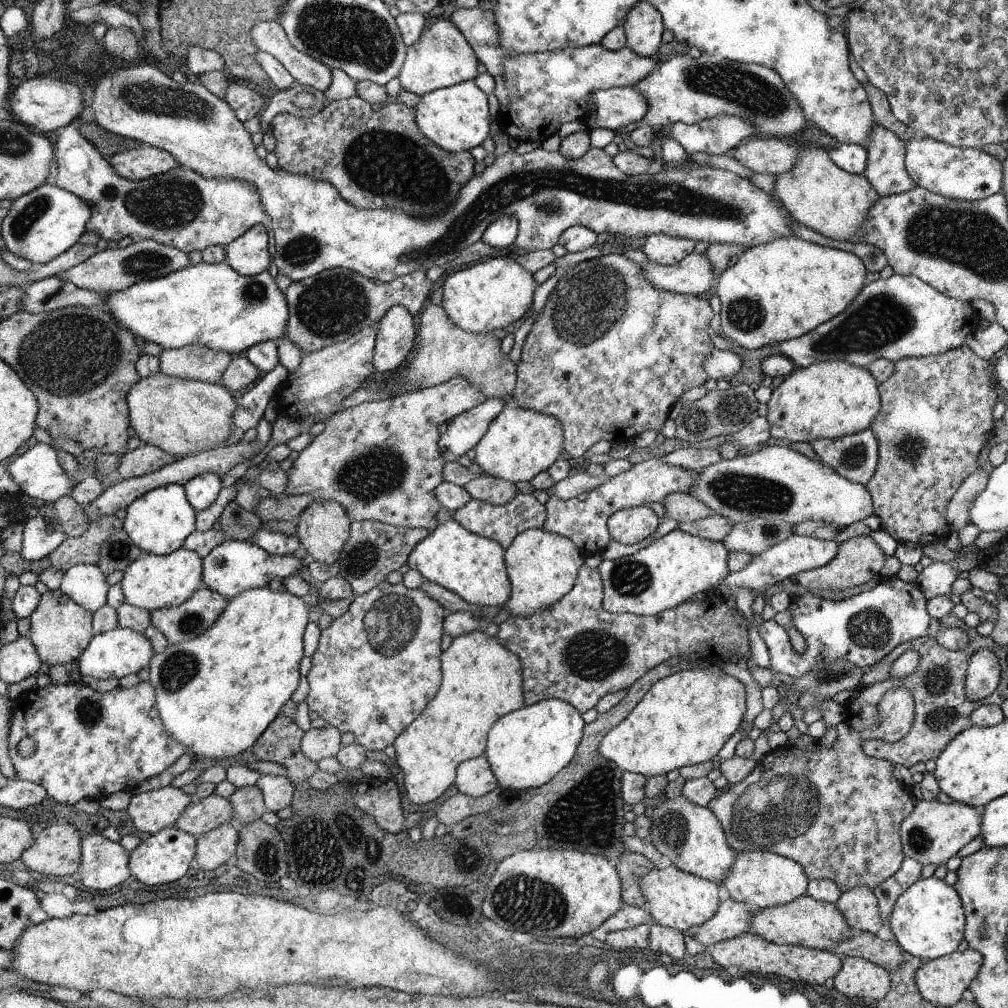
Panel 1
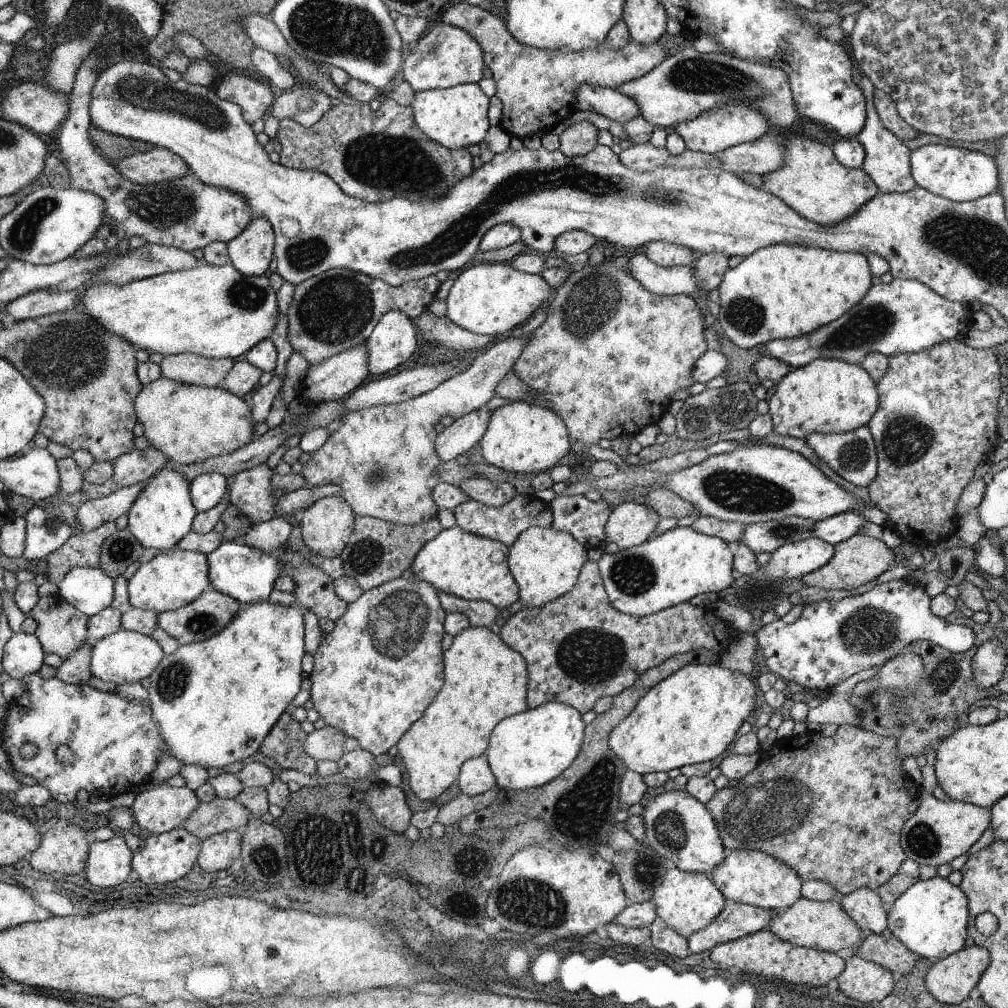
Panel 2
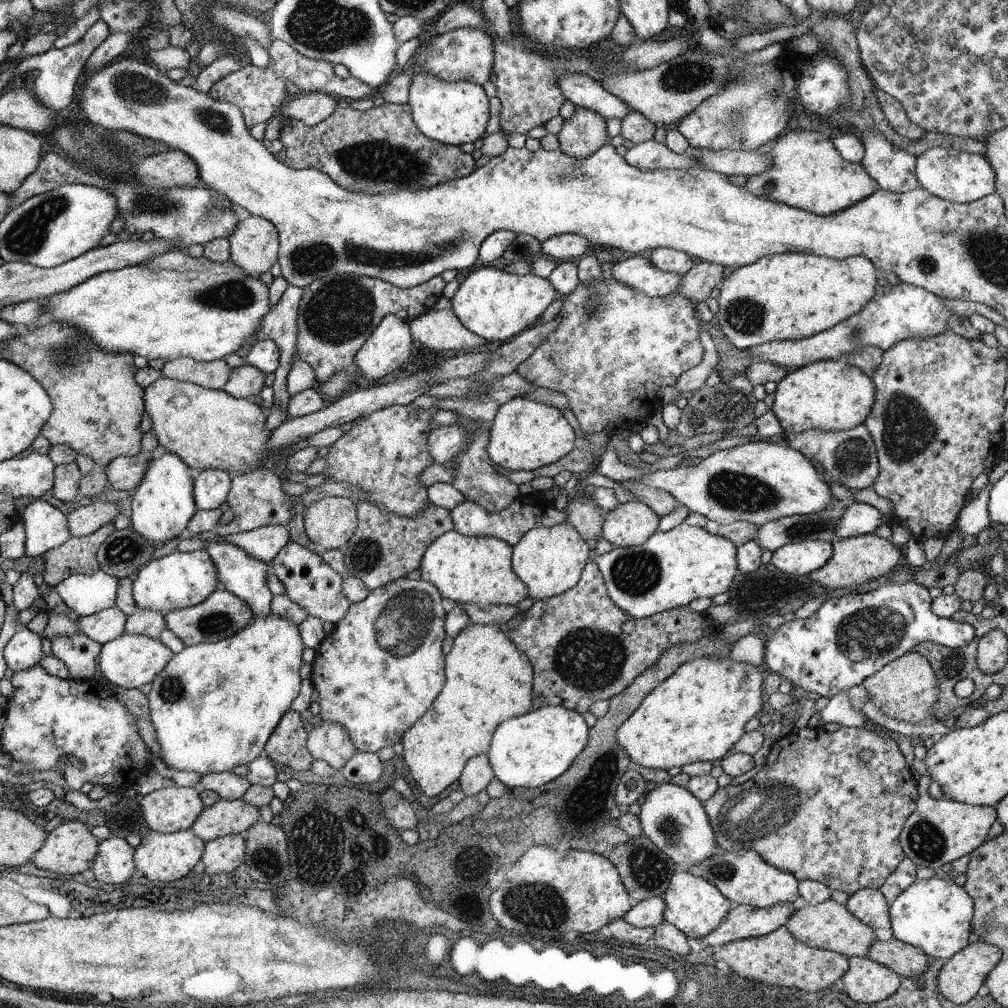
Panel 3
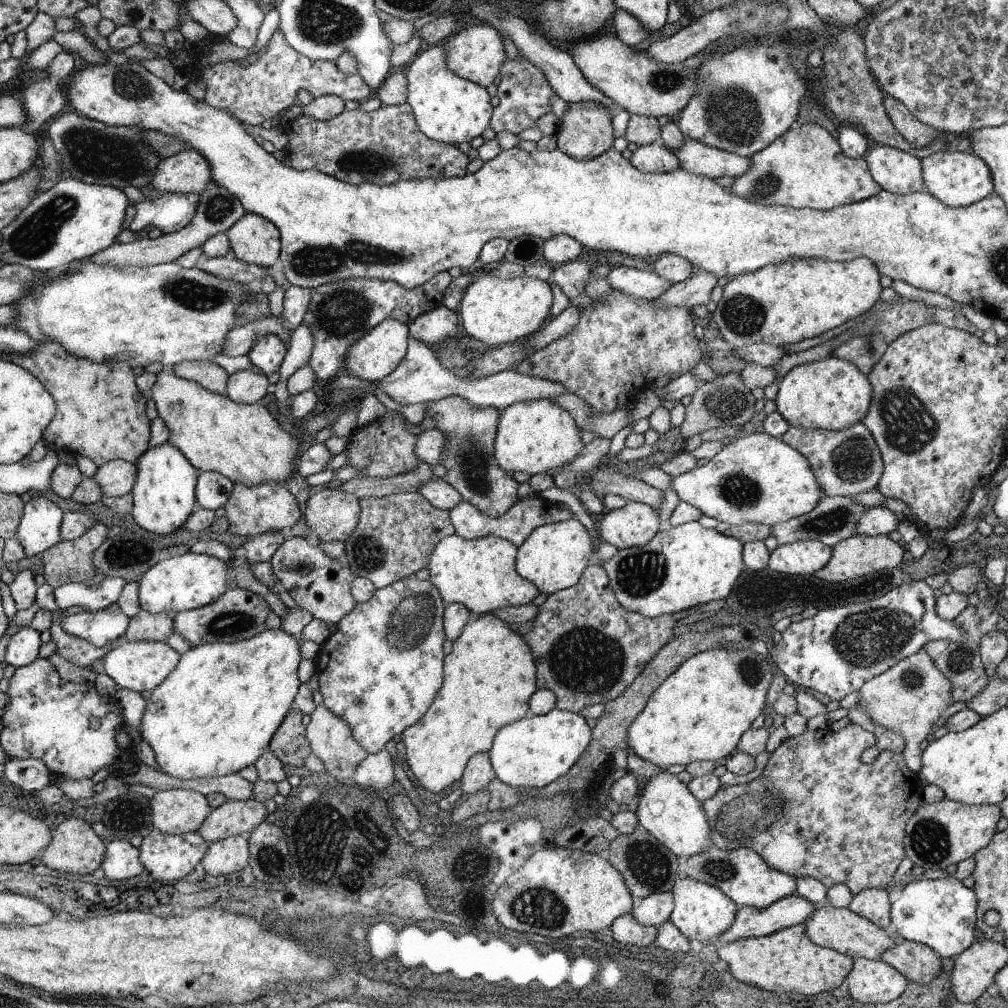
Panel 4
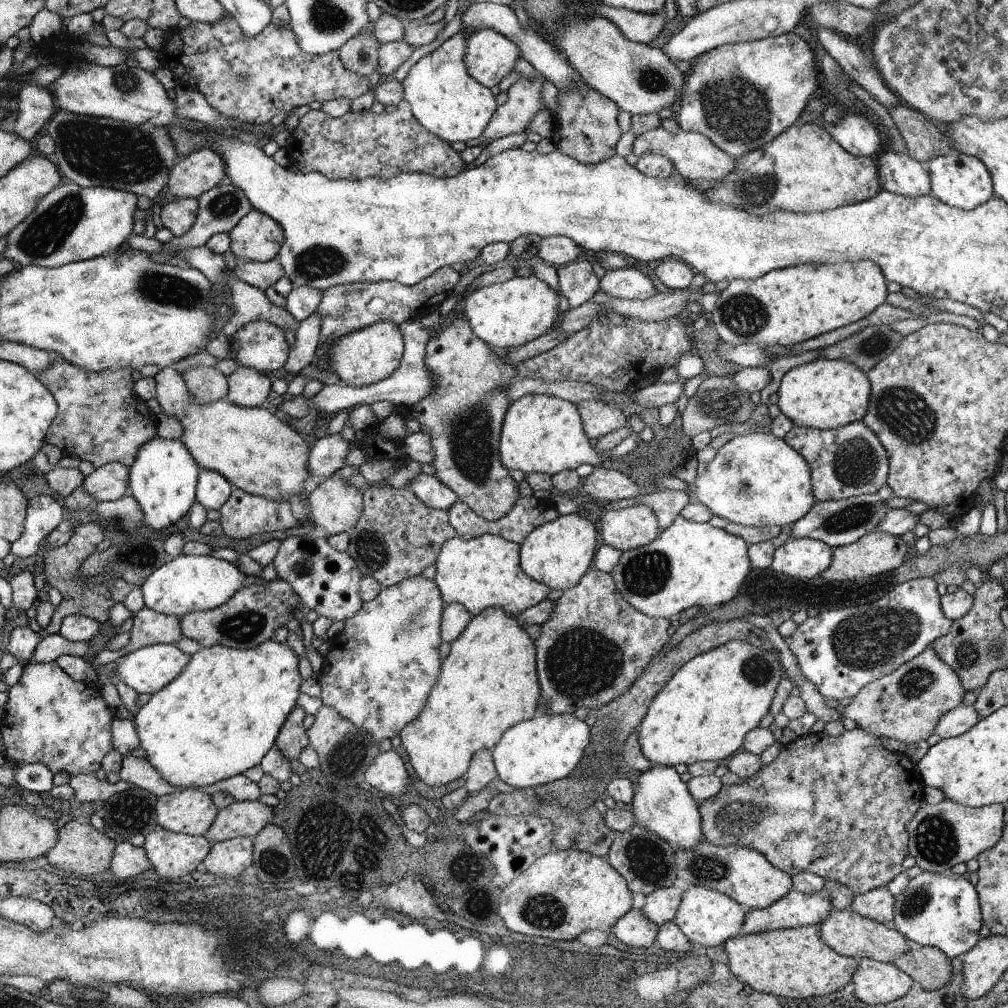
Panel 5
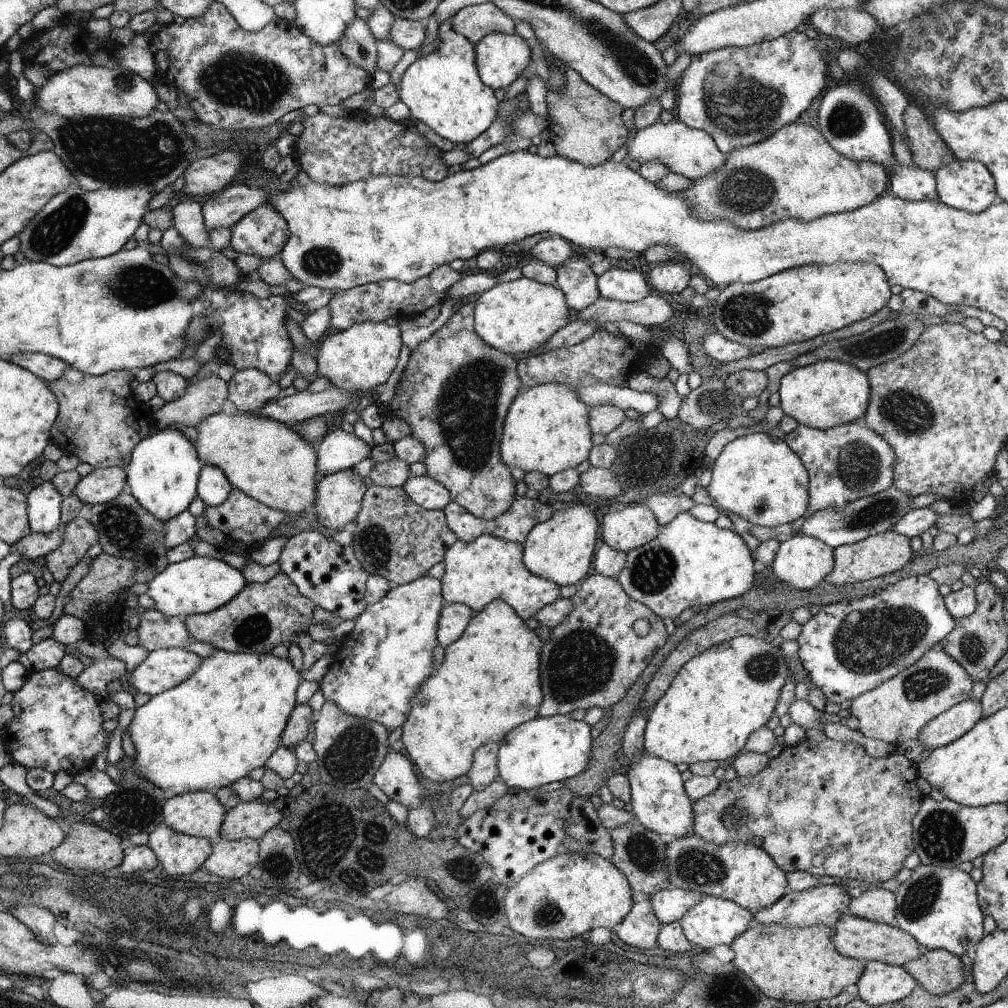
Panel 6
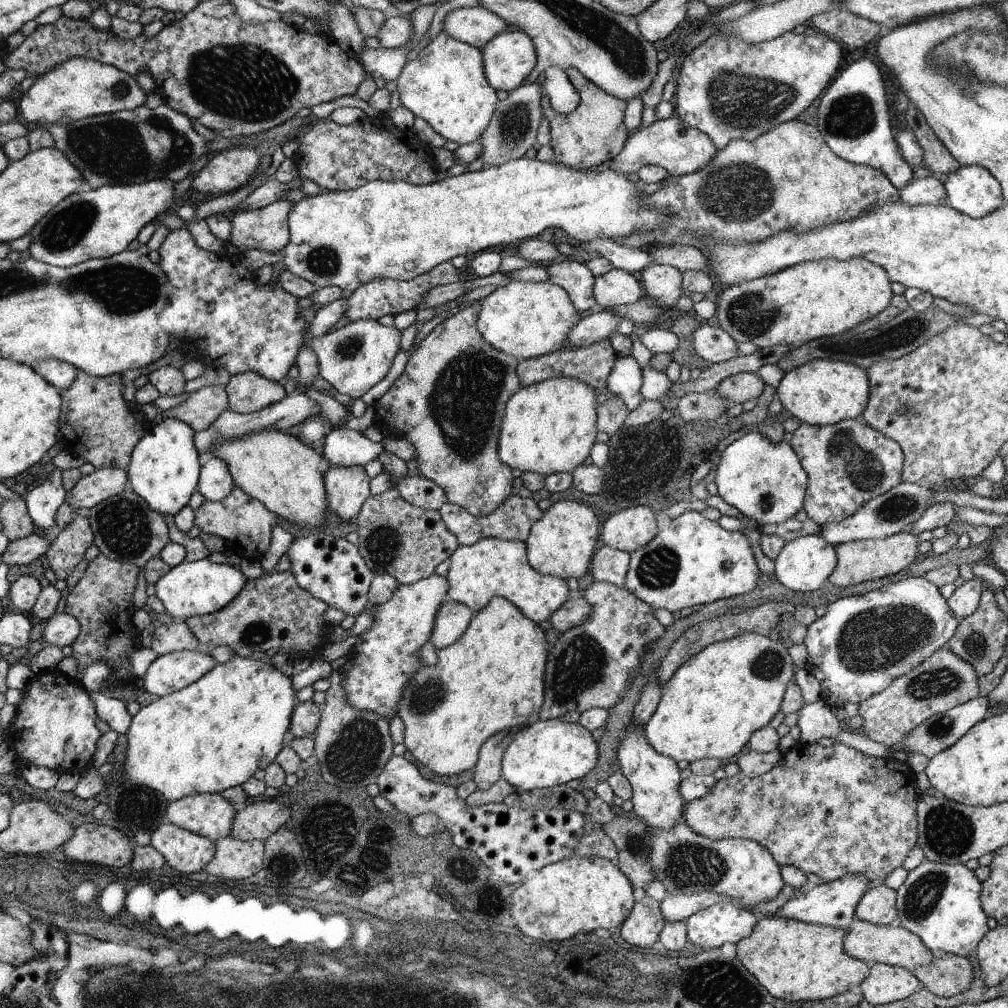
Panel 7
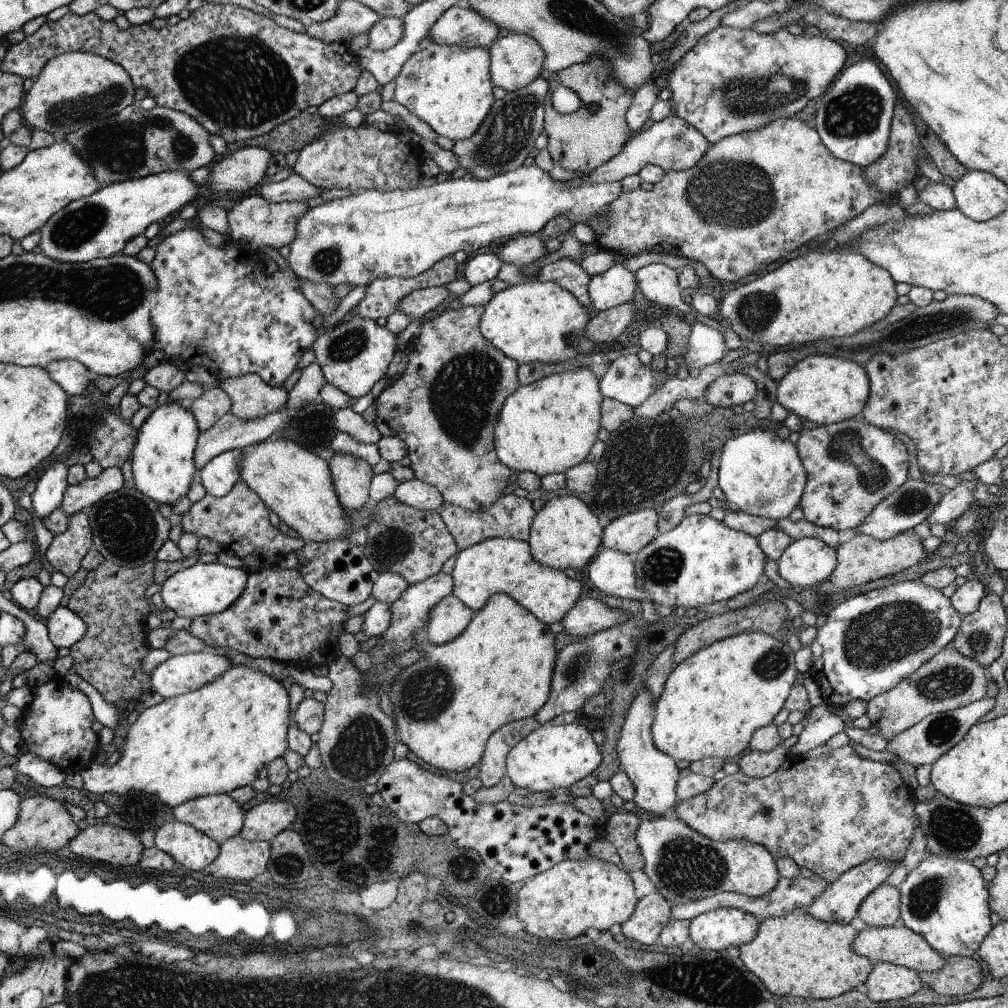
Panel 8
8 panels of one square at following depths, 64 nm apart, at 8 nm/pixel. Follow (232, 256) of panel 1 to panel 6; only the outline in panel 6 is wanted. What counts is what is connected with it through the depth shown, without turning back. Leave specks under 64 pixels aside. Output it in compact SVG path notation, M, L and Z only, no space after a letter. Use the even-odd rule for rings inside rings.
M261 205L231 229L229 252L233 256L247 254L272 259L283 251L288 238L287 222L282 213Z

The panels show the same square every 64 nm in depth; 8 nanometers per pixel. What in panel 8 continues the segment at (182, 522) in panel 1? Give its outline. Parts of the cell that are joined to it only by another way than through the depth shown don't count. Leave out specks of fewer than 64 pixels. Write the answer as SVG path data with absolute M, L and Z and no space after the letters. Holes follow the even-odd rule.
M167 403L154 409L139 429L139 436L132 452L132 478L136 490L150 496L157 504L173 506L188 494L194 474L194 448L200 434L195 413L183 404Z

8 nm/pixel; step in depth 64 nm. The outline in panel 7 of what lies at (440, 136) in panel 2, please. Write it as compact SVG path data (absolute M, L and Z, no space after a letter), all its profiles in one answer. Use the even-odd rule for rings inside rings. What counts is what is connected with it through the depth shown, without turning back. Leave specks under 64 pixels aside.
M444 30L420 54L404 65L397 78L396 102L426 120L447 141L460 145L478 141L496 110L496 91L484 74L484 56L479 48L452 40Z

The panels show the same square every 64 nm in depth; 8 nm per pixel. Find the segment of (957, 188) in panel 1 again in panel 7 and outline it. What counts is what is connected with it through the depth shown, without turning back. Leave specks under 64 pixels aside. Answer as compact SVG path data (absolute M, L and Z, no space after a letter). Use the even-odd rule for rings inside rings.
M962 166L952 172L941 177L944 188L946 188L946 200L944 204L955 208L958 212L967 214L972 218L984 218L990 212L994 212L997 208L1004 205L1006 202L1002 196L1002 186L1000 182L994 178L987 168L981 166Z

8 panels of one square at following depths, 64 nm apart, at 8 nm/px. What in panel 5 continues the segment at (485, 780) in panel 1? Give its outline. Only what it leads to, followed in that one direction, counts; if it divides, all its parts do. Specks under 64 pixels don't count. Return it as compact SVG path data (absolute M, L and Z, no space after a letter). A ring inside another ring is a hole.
M484 748L472 757L464 776L465 788L470 792L470 795L482 793L488 784L498 776L492 753L492 749Z

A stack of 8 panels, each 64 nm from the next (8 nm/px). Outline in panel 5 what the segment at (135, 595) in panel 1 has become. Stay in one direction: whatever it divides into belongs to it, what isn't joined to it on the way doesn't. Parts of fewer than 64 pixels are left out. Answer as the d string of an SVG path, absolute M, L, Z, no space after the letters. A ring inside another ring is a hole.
M178 555L173 557L172 562L166 562L158 570L154 570L141 585L140 590L144 597L144 604L148 609L156 613L182 618L187 614L191 614L191 612L211 611L213 608L218 608L227 603L236 592L242 591L244 587L250 586L254 582L256 582L256 579L252 575L242 574L238 567L229 561L221 560L211 555Z

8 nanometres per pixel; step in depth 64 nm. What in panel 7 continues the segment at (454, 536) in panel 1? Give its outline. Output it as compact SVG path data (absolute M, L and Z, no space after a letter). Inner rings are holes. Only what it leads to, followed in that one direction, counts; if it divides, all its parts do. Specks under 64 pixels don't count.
M482 538L472 545L459 544L449 558L447 597L469 607L474 614L484 609L492 598L502 597L514 604L526 619L539 623L548 621L570 598L567 582L538 573L528 565L525 542Z

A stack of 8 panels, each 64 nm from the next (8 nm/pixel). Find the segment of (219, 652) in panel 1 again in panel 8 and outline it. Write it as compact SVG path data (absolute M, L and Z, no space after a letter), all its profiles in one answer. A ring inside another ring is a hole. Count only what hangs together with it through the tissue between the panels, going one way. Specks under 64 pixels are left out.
M236 665L227 675L212 680L206 688L165 698L139 714L126 734L118 761L113 765L93 764L92 768L81 772L84 780L82 794L96 799L104 795L126 796L142 792L156 796L170 808L200 797L229 794L236 788L254 783L262 768L284 754L290 726L290 692L284 689L282 682L250 666Z

